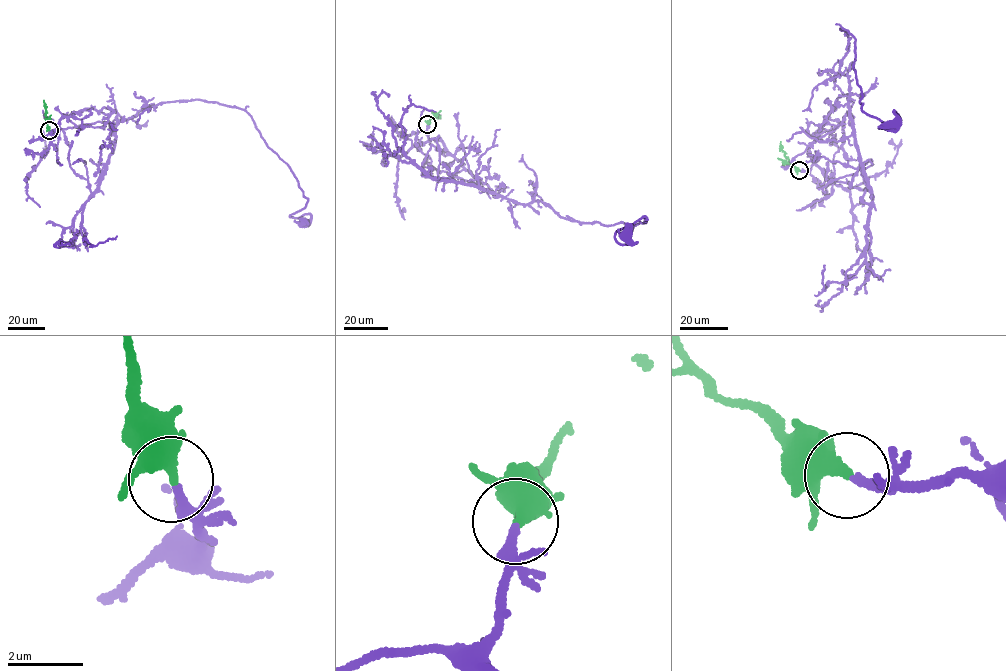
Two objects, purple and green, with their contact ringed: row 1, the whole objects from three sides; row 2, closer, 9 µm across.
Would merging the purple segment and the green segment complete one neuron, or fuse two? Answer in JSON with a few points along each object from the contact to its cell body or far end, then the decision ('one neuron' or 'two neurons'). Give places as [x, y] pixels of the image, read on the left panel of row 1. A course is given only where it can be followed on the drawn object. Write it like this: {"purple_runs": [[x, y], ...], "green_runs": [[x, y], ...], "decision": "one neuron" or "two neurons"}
{"purple_runs": [[49, 130], [90, 108], [235, 106], [293, 174], [308, 201], [290, 216], [304, 222]], "green_runs": [[49, 130], [44, 100]], "decision": "one neuron"}

